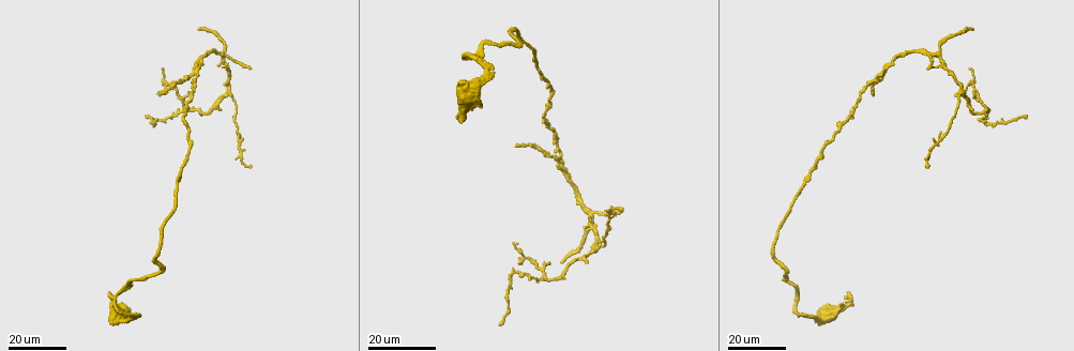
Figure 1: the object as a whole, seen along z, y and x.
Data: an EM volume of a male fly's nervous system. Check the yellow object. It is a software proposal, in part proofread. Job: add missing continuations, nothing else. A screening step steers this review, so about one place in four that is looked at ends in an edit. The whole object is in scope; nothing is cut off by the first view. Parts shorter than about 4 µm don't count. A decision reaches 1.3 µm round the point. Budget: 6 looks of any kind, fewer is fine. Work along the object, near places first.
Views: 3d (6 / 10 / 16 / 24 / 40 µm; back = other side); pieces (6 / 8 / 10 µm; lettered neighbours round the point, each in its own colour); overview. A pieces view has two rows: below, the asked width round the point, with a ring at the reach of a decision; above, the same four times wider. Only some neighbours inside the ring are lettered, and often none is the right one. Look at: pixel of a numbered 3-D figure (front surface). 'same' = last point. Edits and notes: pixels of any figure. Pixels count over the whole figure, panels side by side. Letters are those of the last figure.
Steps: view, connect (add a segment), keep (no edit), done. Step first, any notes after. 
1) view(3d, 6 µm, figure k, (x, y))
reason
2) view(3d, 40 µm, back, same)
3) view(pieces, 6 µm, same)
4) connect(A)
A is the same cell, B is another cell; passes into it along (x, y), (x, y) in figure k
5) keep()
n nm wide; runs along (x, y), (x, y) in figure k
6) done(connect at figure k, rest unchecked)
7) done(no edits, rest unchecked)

view(3d, 24 µm, figure 1, (972, 30))
end of a long branch

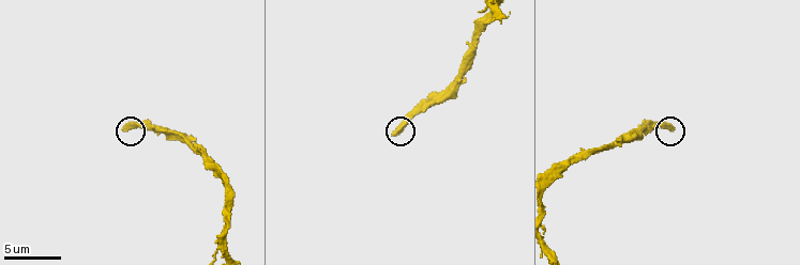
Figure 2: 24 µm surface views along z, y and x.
view(pieces, 8 µm, figure 2, (396, 133))

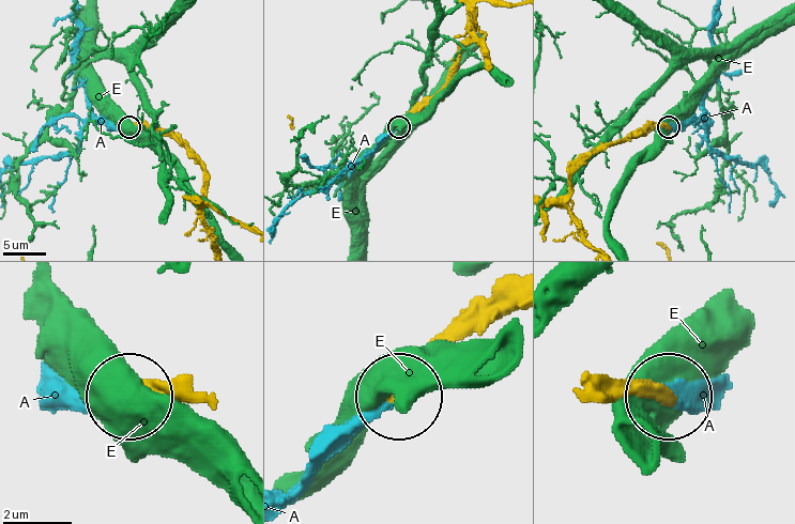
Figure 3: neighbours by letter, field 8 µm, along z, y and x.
connect(A)
A is the same cell, E is another cell; passes into it along (596, 403), (725, 385) in figure 3; it goes on there

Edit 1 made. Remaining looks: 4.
view(overview)

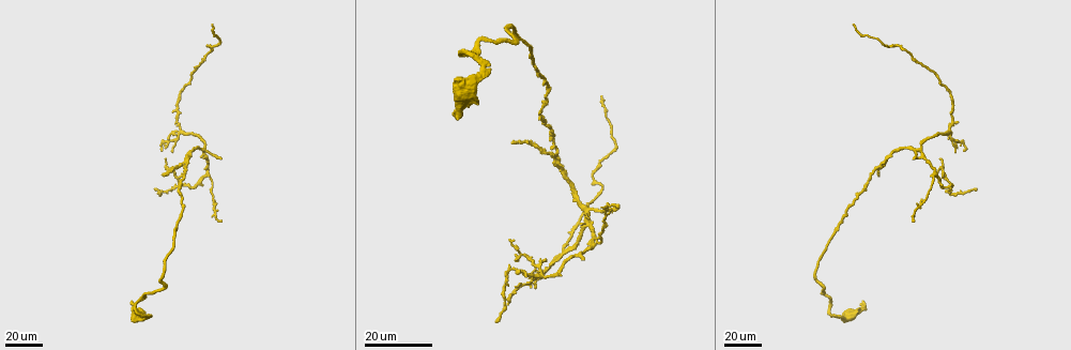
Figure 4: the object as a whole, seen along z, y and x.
view(3d, 40 µm, figure 4, (165, 159))
an open end

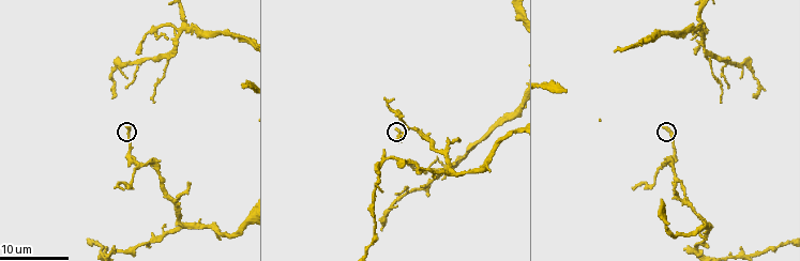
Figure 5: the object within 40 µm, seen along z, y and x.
view(pieces, 10 µm, figure 5, (396, 128))
what lies round it

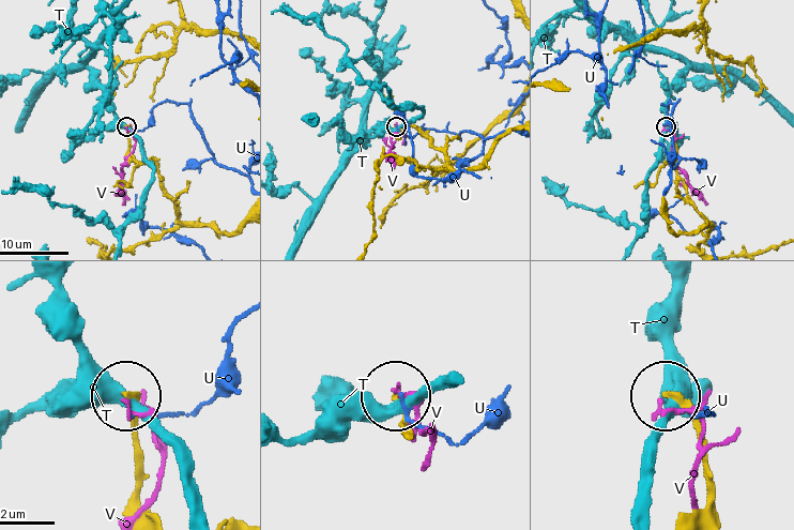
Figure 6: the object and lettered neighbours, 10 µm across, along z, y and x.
keep()
T, U and V are other cells; runs along (179, 214), (158, 172), (130, 153), (125, 126) in figure 6; no lettered segment goes on from it

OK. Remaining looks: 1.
done(connect at figure 3, rest unchecked)

